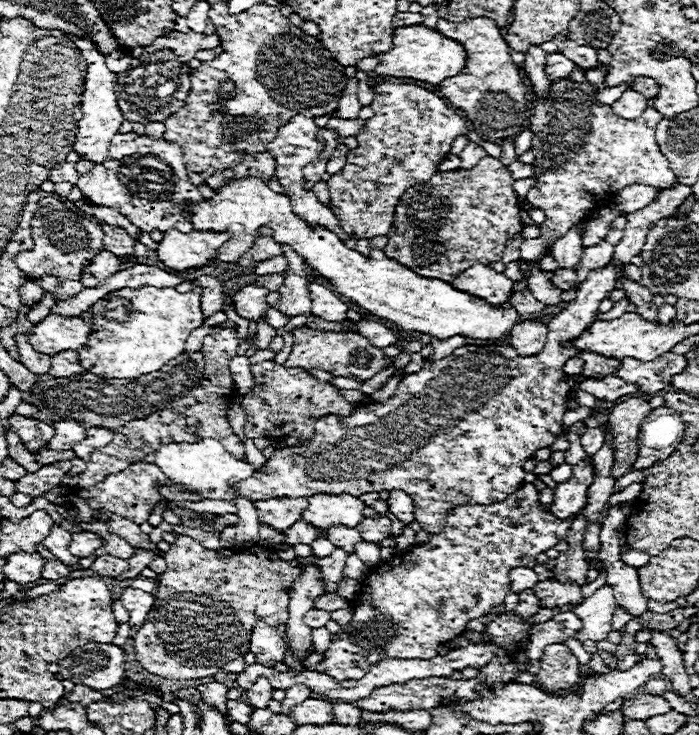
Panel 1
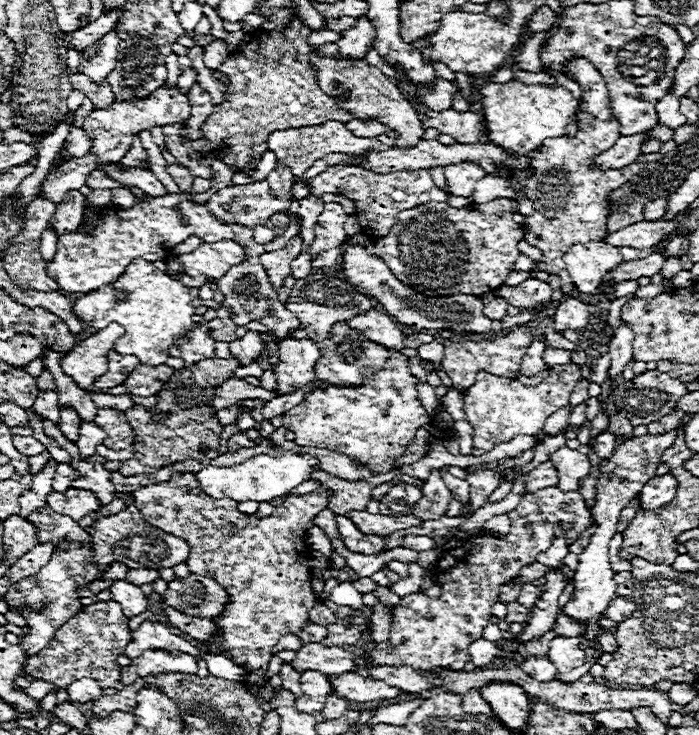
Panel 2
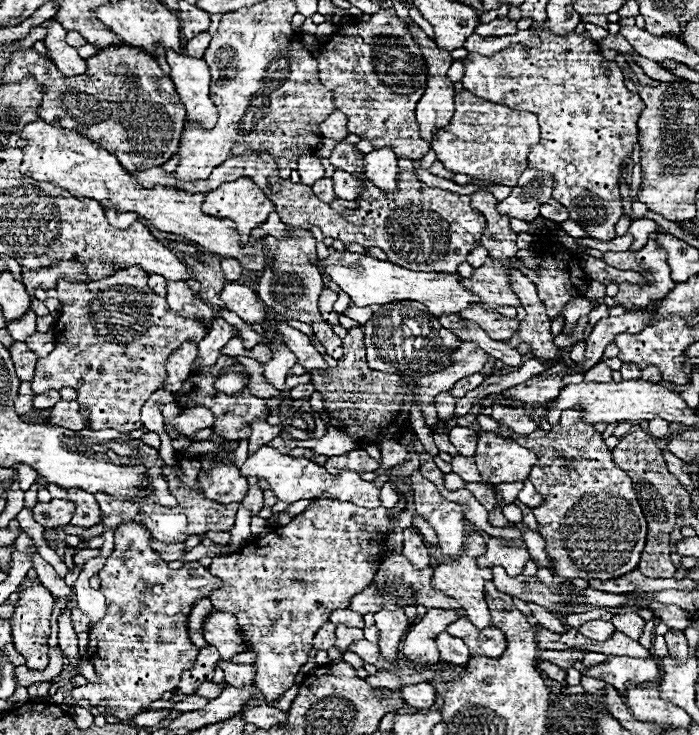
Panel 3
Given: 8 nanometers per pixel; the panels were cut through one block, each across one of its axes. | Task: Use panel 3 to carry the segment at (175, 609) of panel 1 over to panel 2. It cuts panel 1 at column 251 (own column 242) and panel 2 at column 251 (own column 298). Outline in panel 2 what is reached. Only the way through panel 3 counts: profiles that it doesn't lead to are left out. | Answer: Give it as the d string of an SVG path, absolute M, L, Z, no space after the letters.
M186 472L186 474L172 474L172 478L170 478L168 482L142 486L140 490L134 492L134 504L140 508L140 512L142 512L142 516L144 516L144 520L146 520L148 524L152 524L152 526L156 526L156 528L160 528L160 530L164 530L164 532L168 532L168 534L172 534L172 536L182 536L182 538L188 542L190 554L188 554L186 566L188 566L188 570L190 570L192 574L212 576L214 580L220 580L220 584L224 584L224 588L228 588L228 594L232 596L232 604L228 604L228 608L224 610L224 616L214 618L214 622L216 622L218 628L220 628L220 638L208 640L208 642L204 642L204 646L206 646L206 648L214 648L214 646L224 648L224 650L228 652L228 656L232 658L234 664L238 664L238 666L242 666L242 668L254 672L254 670L258 670L258 668L268 668L268 662L270 662L270 658L272 658L272 648L278 644L278 640L280 640L282 636L286 636L286 634L296 634L298 630L302 630L302 628L306 626L306 622L308 622L308 612L310 612L310 608L314 608L314 604L316 604L316 596L314 596L314 592L312 592L310 550L308 550L308 546L306 546L304 540L306 540L306 532L314 526L314 516L316 516L318 512L326 510L330 496L332 496L332 492L326 490L326 488L320 488L320 490L316 490L316 492L312 492L312 494L304 494L304 496L288 494L286 500L284 500L284 504L278 506L278 508L274 508L274 514L270 514L270 516L266 516L266 518L258 518L256 514L242 514L242 512L238 510L238 502L234 502L234 500L216 500L216 498L204 494L204 492L200 490L200 484L198 484L196 476Z

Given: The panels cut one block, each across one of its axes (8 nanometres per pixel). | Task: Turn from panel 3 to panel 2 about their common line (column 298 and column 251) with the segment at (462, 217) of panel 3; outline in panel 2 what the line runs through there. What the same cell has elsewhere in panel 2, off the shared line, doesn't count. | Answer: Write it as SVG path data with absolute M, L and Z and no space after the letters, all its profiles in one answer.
M276 164L276 168L268 174L268 178L252 184L246 185L230 185L228 188L222 188L218 194L214 194L208 200L208 210L222 220L224 224L242 224L242 226L258 226L258 224L266 224L268 218L264 216L272 216L276 212L284 212L289 210L292 199L292 172L288 172L288 168L284 168L284 164Z

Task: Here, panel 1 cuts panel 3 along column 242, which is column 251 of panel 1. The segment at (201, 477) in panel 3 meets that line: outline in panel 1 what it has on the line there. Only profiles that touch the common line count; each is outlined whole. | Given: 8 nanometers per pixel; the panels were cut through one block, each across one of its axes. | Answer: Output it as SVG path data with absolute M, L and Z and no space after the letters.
M610 262L608 266L604 268L598 268L596 272L590 272L588 278L580 284L578 288L578 296L556 316L550 320L550 332L548 332L548 340L540 352L540 356L528 356L528 358L522 358L522 356L516 356L516 350L512 346L462 346L458 350L454 350L450 356L446 356L444 360L436 362L436 364L424 364L424 368L416 374L408 374L400 380L394 396L388 400L388 402L380 402L380 404L366 404L366 406L358 406L350 416L322 416L316 420L316 428L314 428L314 434L312 438L308 440L308 444L298 444L298 446L286 446L286 448L280 448L272 454L272 458L260 468L256 470L256 474L248 480L244 480L244 484L236 484L236 490L242 498L248 498L248 500L268 500L268 498L276 498L276 496L288 496L288 498L310 498L310 496L316 496L316 494L330 494L330 496L336 496L336 494L350 494L350 496L362 496L362 494L368 494L368 492L380 492L380 490L386 490L390 492L392 488L400 488L402 492L408 492L408 496L412 496L412 502L416 504L416 520L422 524L422 528L428 532L428 534L436 534L440 532L444 526L446 526L446 516L452 508L456 506L462 506L462 504L494 504L494 502L502 502L506 500L510 494L514 494L522 484L524 484L524 468L522 464L534 456L536 450L540 448L546 448L546 446L552 446L552 442L556 440L556 436L560 434L560 428L562 428L562 416L566 412L566 402L568 402L568 382L566 382L566 372L562 370L564 364L566 364L566 356L562 354L564 352L564 346L562 342L564 340L570 340L572 336L580 336L580 332L584 332L584 328L594 320L594 316L598 314L598 306L604 298L610 296L610 292L616 288L618 284L618 274L620 268Z

